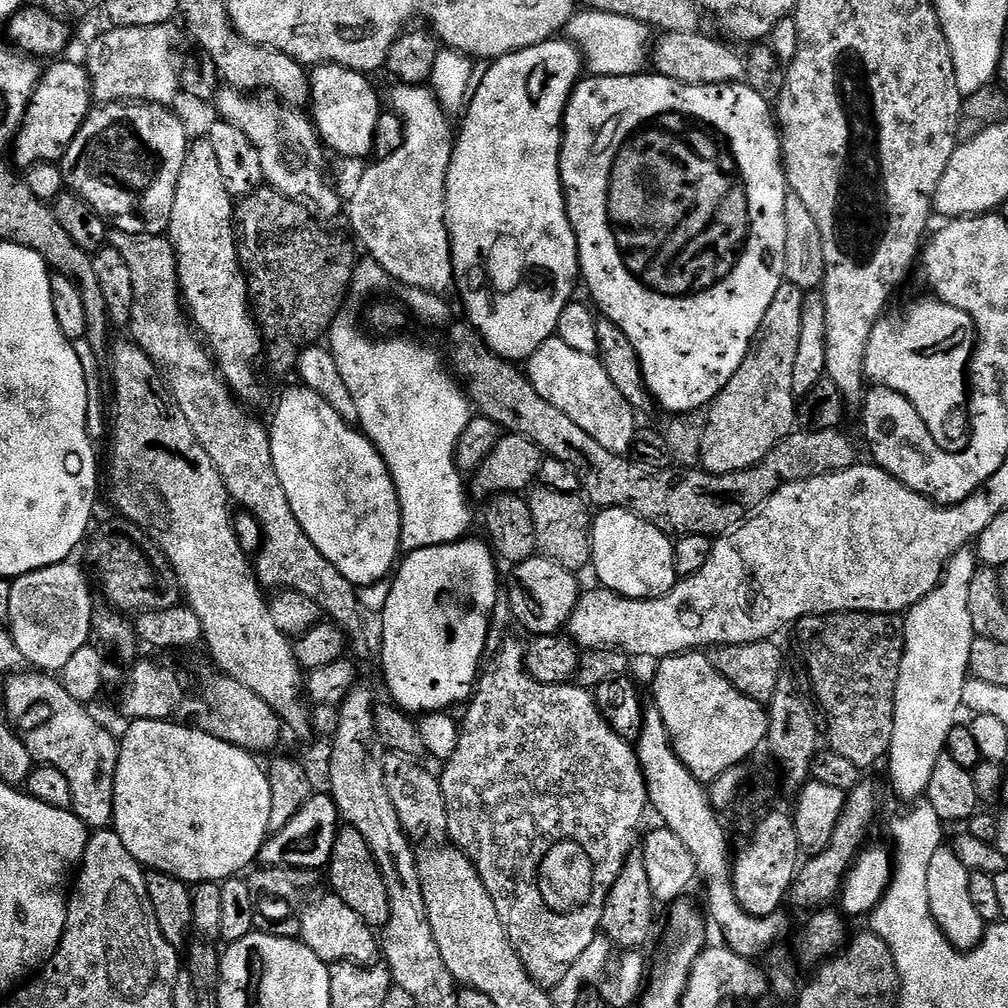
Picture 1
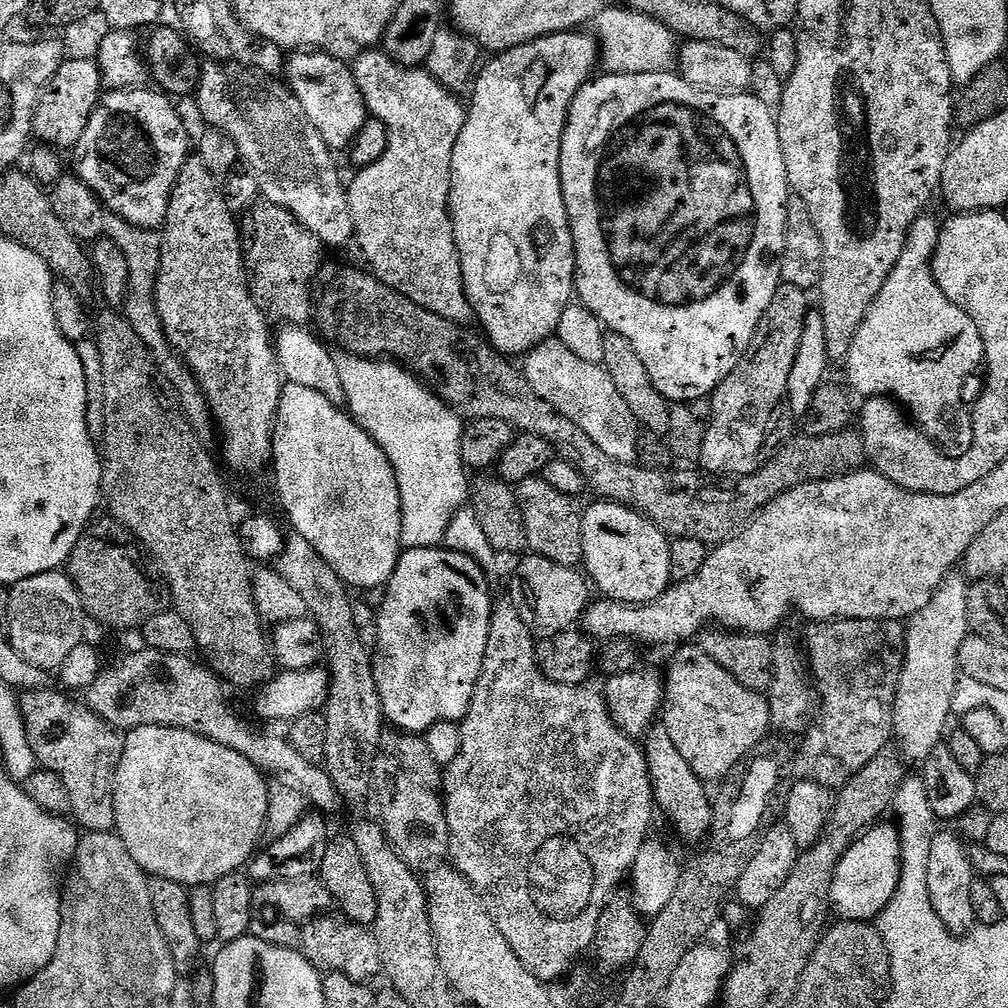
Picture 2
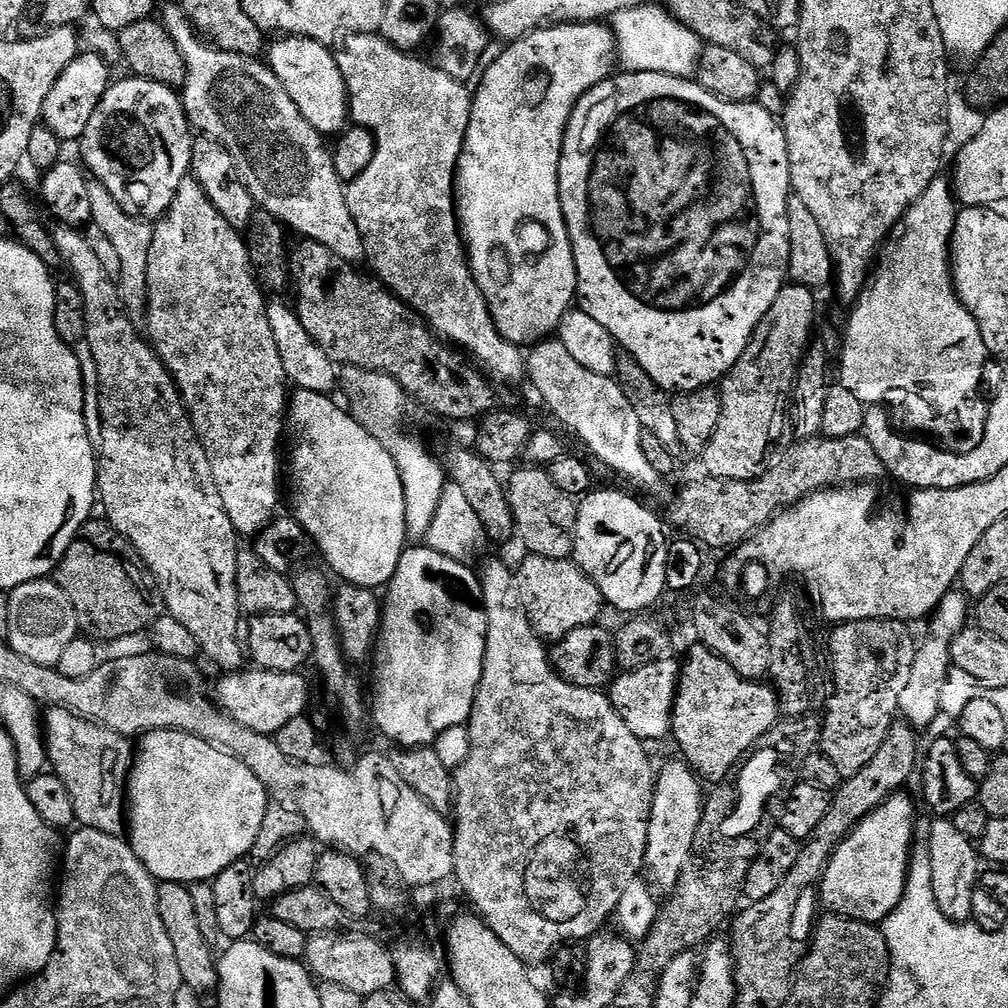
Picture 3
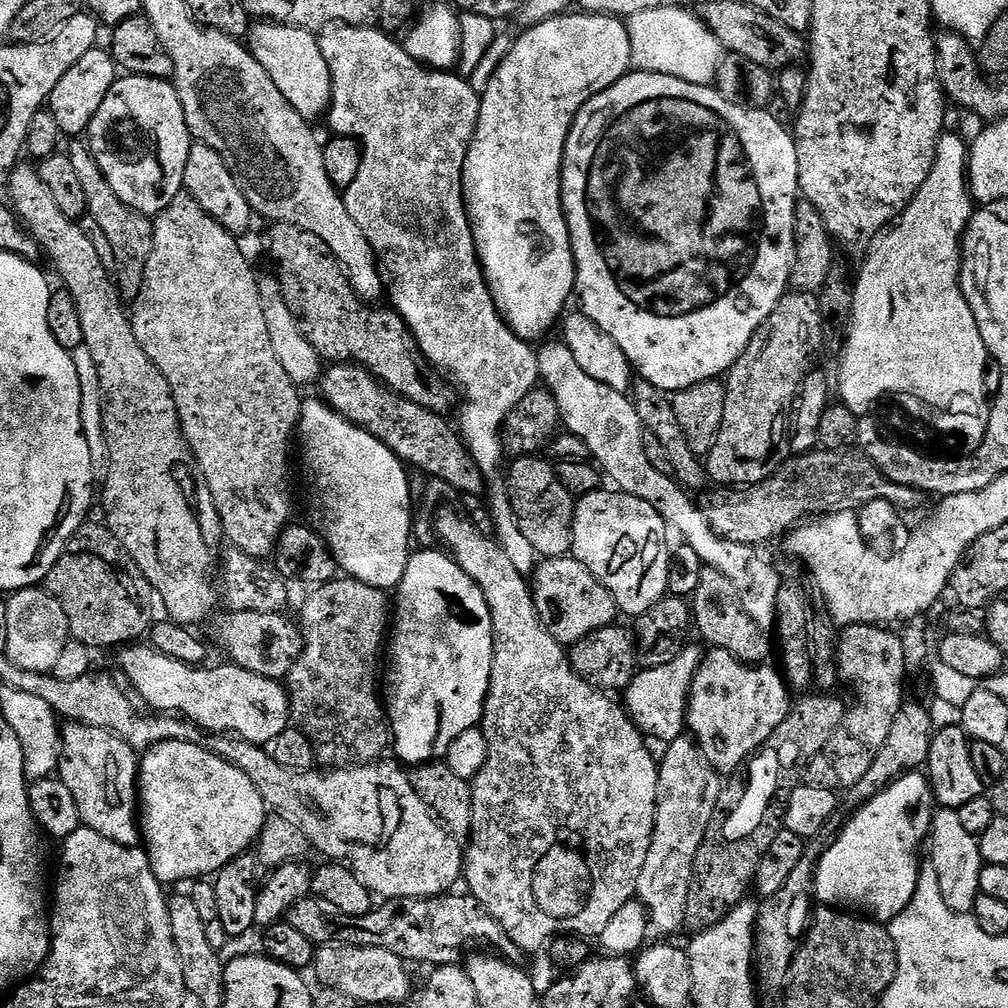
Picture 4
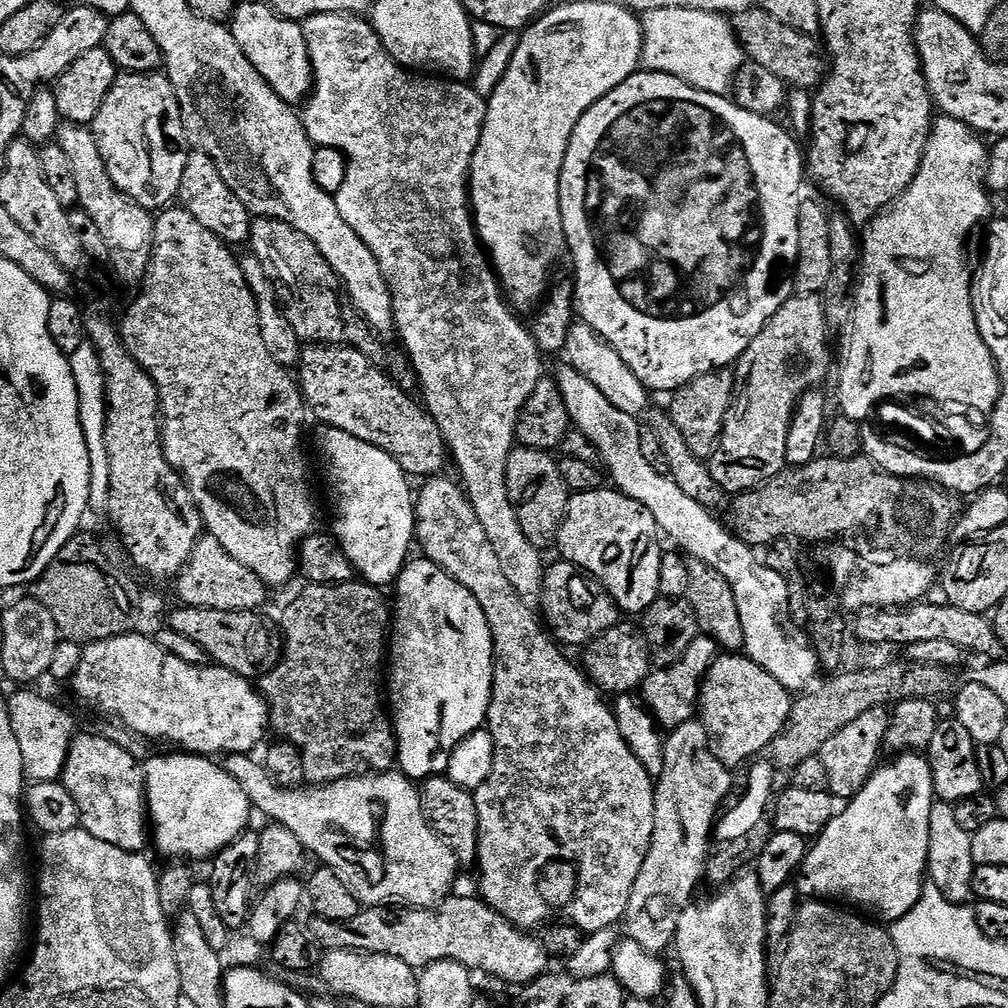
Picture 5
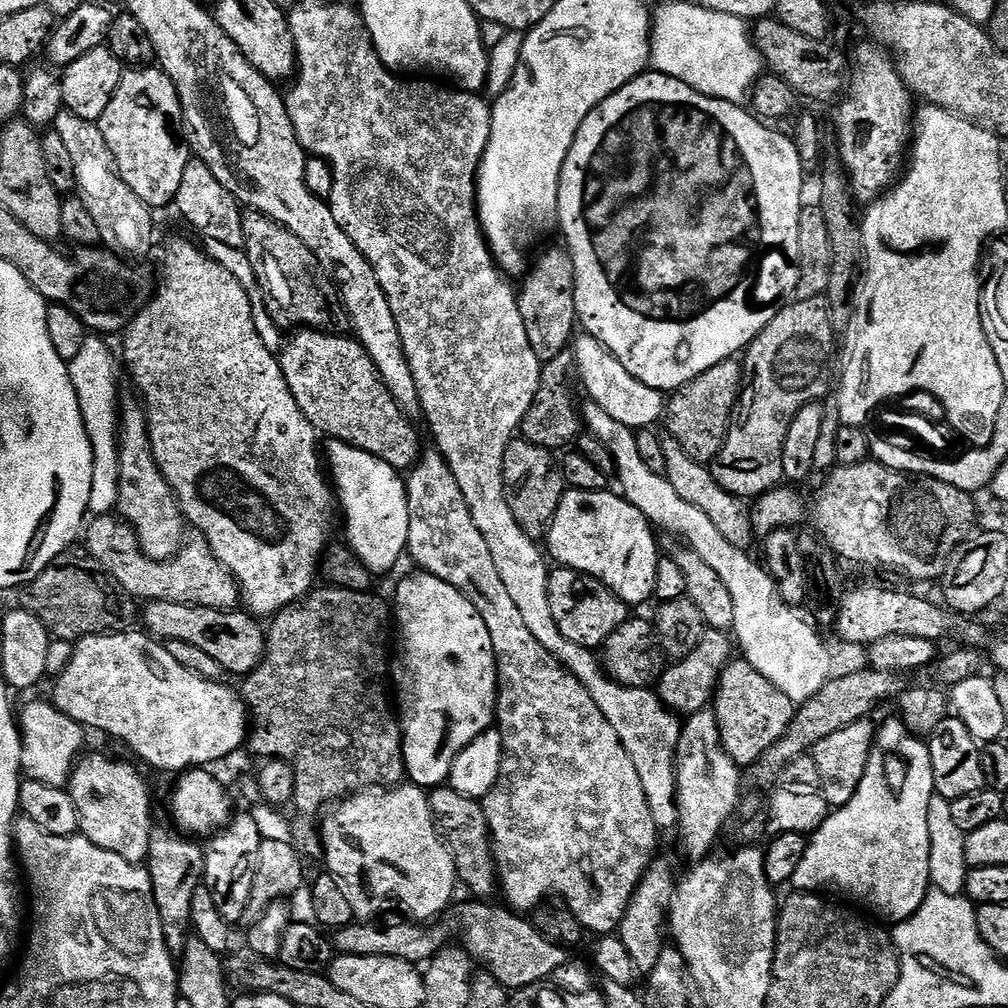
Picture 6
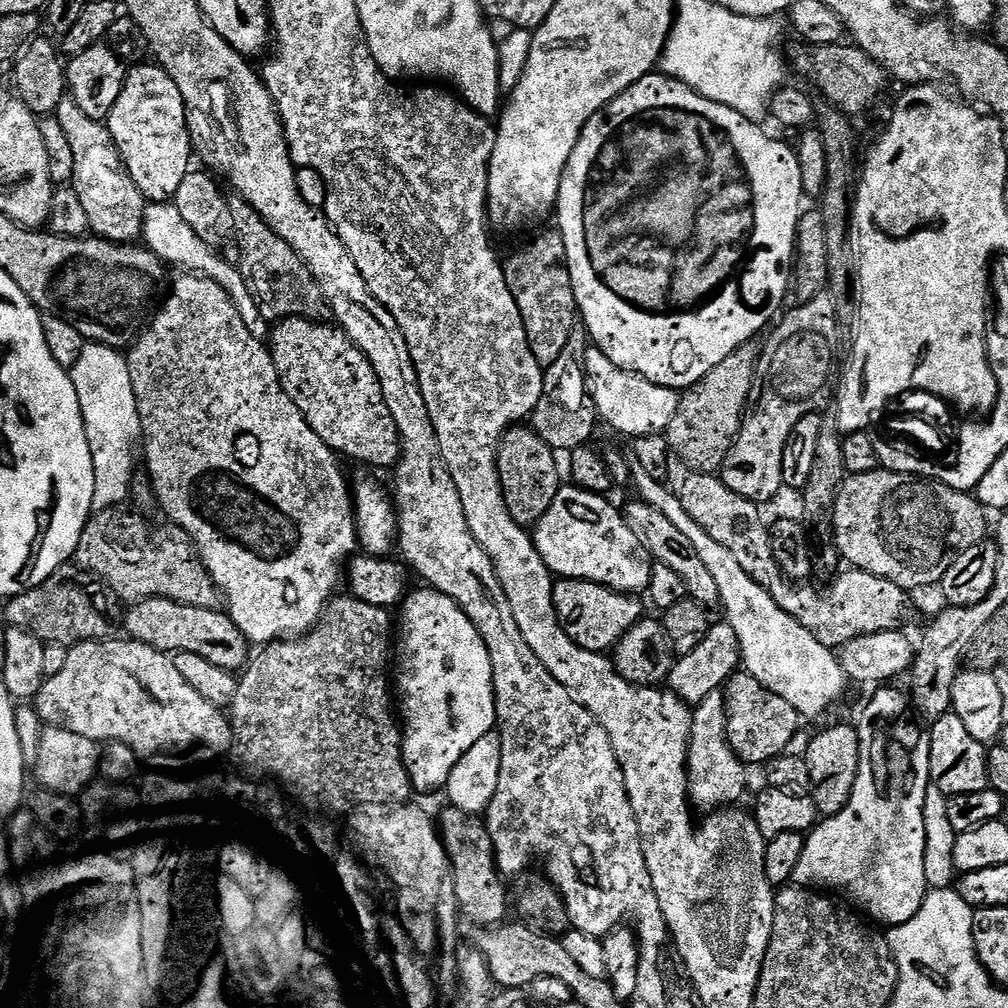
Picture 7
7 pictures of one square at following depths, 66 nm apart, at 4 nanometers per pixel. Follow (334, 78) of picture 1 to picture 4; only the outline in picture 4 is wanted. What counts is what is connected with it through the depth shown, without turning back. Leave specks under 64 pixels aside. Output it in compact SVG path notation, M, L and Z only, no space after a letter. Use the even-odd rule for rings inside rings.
M256 22L251 25L246 37L246 47L252 56L270 74L274 86L282 90L282 98L298 110L304 119L316 122L327 113L332 102L332 75L326 58L322 58L320 41L315 31L296 28L293 24L273 24Z

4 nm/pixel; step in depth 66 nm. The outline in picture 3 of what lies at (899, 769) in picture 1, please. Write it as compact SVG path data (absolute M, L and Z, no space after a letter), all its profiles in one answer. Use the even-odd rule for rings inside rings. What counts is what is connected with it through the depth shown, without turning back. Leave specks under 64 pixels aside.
M963 591L947 592L940 599L940 604L930 617L932 625L928 628L928 637L919 641L916 657L910 670L910 682L906 690L902 690L899 715L907 720L913 728L923 730L935 722L936 716L941 715L943 683L946 682L947 672L952 662L952 643L970 620L970 600Z

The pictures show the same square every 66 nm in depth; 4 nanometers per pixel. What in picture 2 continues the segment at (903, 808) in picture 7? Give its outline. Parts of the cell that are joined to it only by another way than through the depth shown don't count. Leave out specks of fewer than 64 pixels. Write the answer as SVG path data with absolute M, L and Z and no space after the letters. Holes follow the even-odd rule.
M880 822L869 828L838 862L828 895L831 911L836 911L840 920L872 922L879 918L898 890L901 858L900 830L895 823Z

